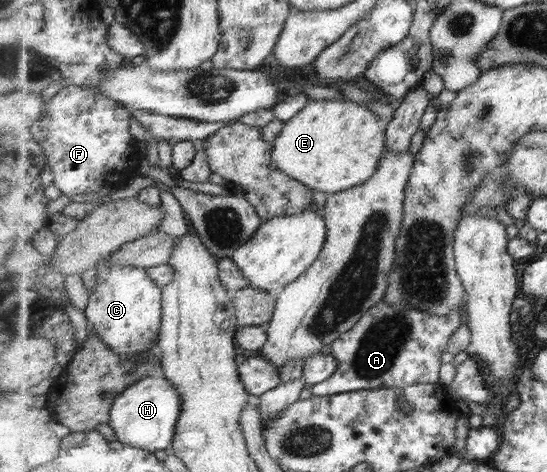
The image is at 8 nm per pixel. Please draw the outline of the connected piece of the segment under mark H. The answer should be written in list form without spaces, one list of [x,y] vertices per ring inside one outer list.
[[[161,372],[129,386],[113,404],[111,422],[119,442],[148,451],[167,450],[176,437],[176,426],[181,416],[183,400],[179,390]]]

